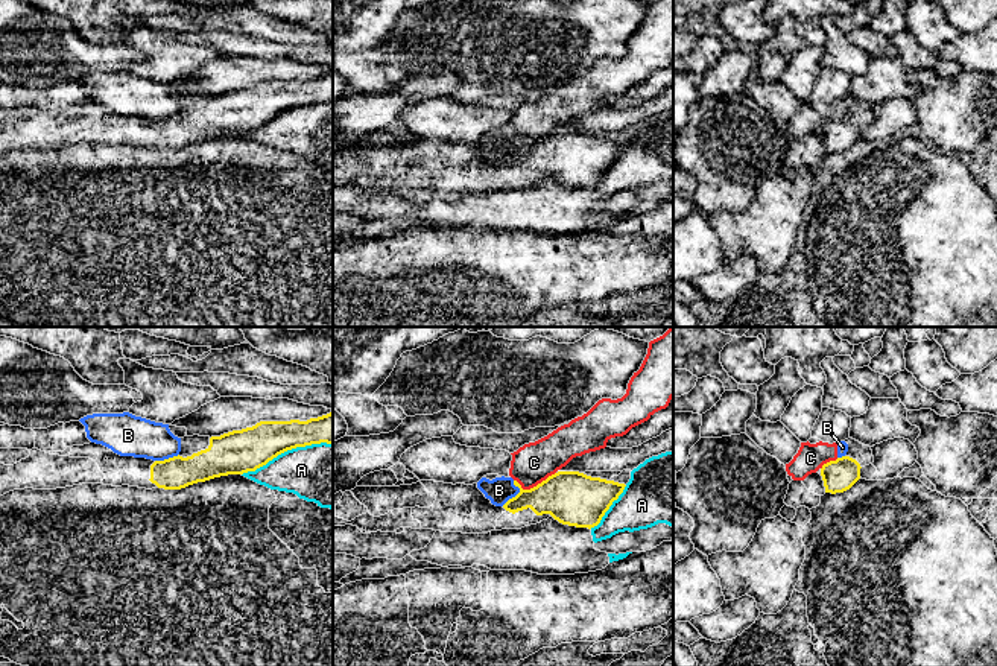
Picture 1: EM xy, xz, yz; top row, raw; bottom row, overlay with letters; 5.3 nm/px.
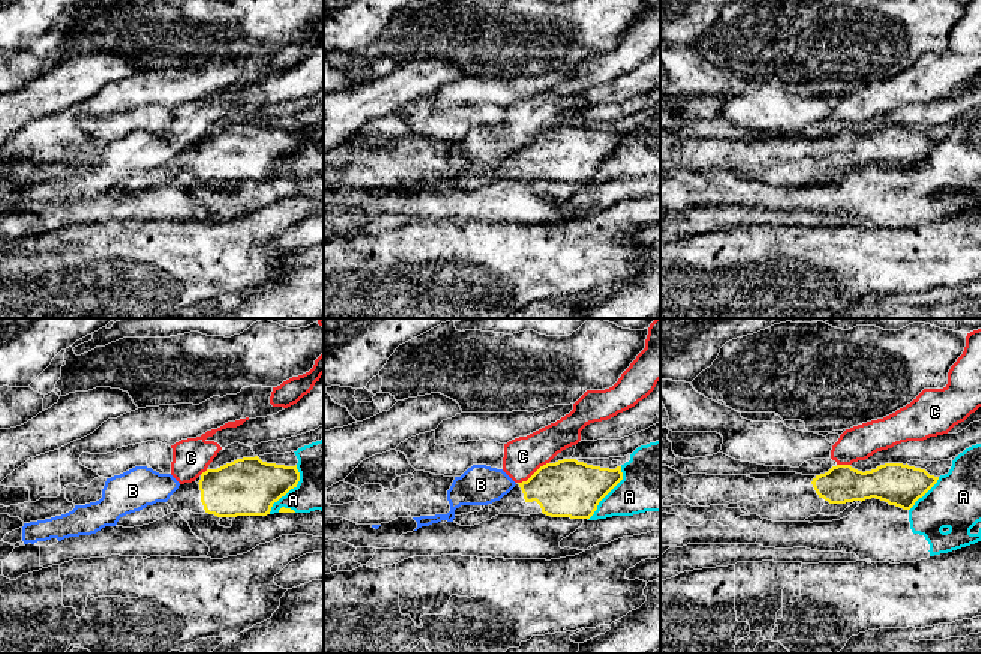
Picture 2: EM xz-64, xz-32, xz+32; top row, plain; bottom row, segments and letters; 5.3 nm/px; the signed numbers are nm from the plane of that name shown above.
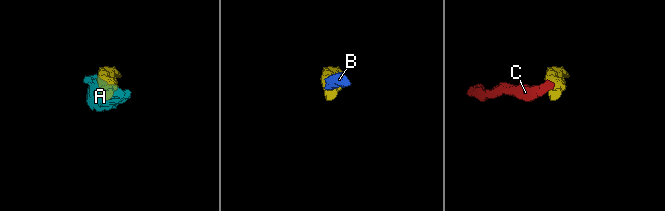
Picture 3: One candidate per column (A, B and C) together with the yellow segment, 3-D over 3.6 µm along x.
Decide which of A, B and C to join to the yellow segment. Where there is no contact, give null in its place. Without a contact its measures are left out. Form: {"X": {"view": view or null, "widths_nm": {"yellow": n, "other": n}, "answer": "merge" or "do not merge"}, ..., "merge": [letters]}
{"A": {"view": "xy", "widths_nm": {"yellow": 220, "other": 320}, "answer": "do not merge"}, "B": {"view": "xz", "widths_nm": {"yellow": 260, "other": 140}, "answer": "do not merge"}, "C": {"view": "xz", "widths_nm": {"yellow": 280, "other": 220}, "answer": "do not merge"}, "merge": []}

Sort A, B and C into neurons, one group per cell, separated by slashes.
A / B C

